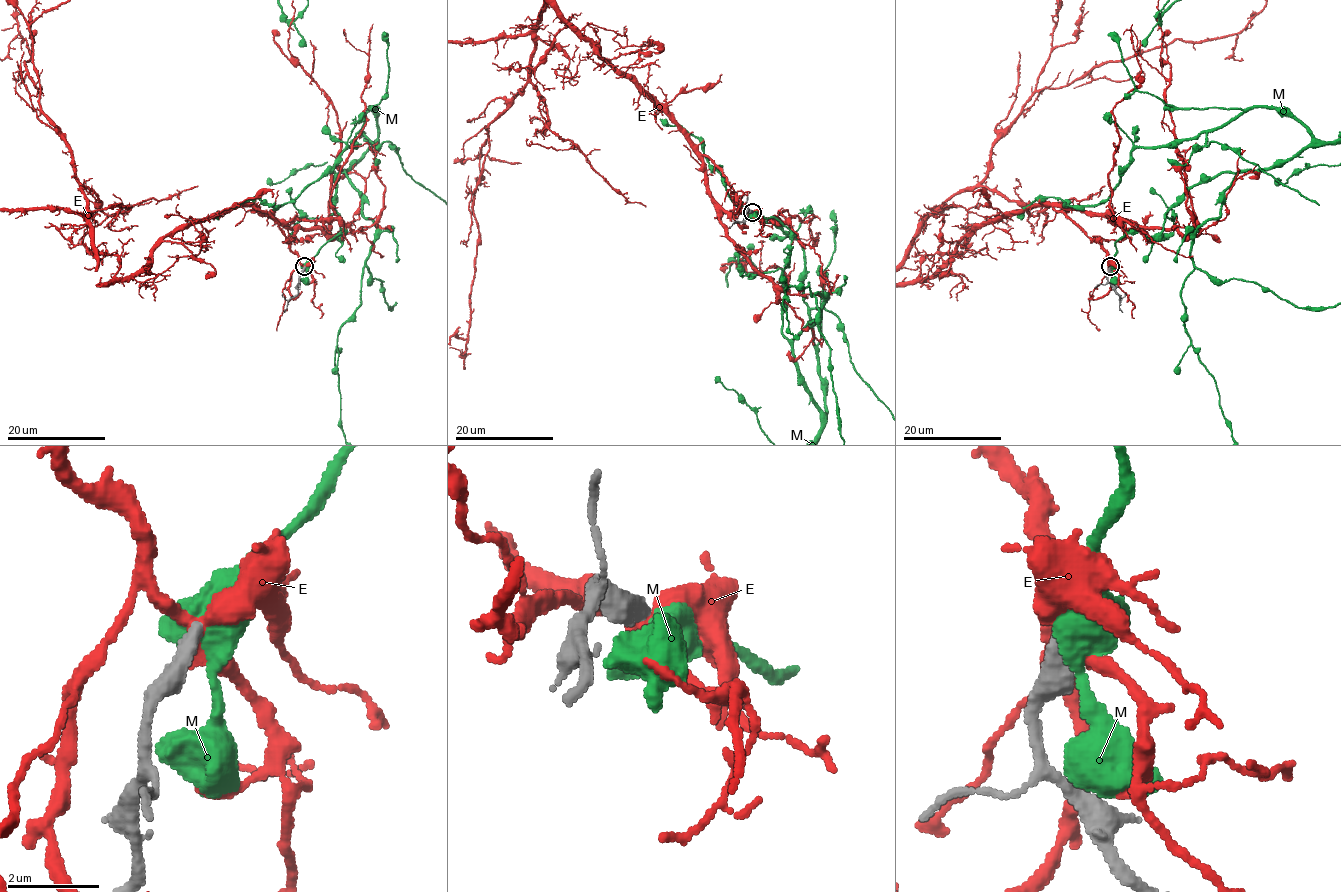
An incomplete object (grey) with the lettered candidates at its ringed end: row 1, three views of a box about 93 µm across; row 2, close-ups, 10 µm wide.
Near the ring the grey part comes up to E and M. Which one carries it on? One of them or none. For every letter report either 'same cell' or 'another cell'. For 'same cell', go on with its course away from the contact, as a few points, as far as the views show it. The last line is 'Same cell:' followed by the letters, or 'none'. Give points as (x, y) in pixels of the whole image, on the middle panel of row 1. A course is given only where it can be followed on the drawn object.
E: another cell
M: another cell
Same cell: none

